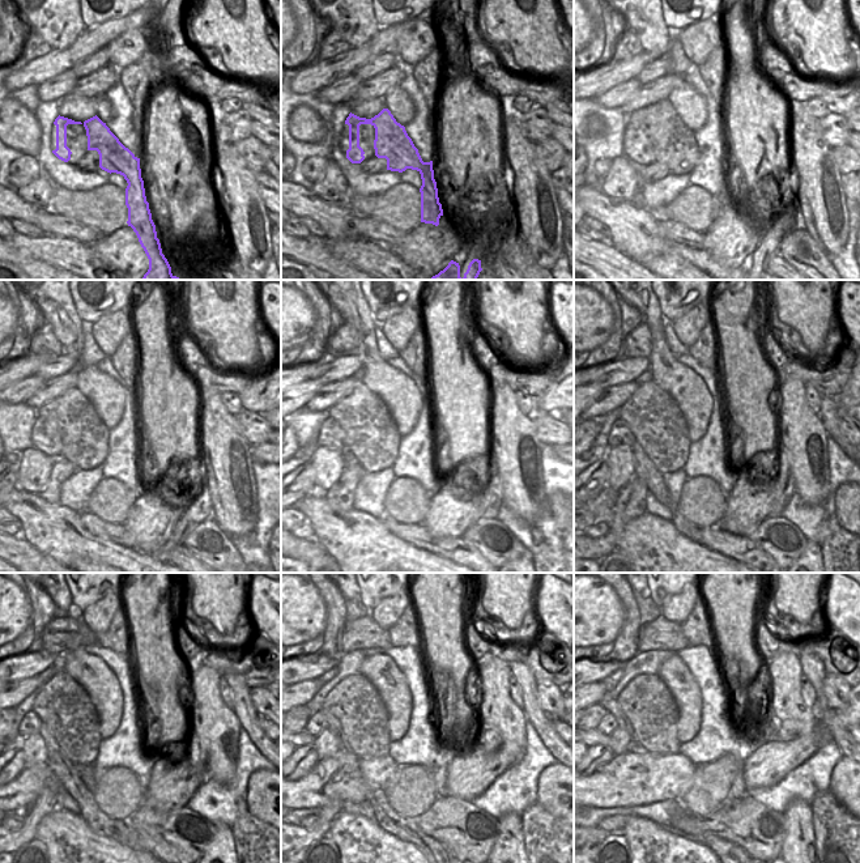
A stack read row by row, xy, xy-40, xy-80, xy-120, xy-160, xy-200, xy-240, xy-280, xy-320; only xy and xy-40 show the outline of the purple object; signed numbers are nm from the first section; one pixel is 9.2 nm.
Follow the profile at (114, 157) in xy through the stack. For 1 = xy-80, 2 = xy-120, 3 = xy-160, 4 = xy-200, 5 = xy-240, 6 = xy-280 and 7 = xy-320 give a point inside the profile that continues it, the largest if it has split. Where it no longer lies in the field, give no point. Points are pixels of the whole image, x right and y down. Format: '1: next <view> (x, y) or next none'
1: next xy-80 (680, 152)
2: next xy-120 (90, 447)
3: next xy-160 (380, 451)
4: next xy-200 (654, 404)
5: next xy-240 (68, 697)
6: next xy-280 (361, 697)
7: next xy-320 (654, 700)

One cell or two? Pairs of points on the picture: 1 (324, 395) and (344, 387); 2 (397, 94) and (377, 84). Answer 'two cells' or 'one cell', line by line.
1: one cell
2: two cells

